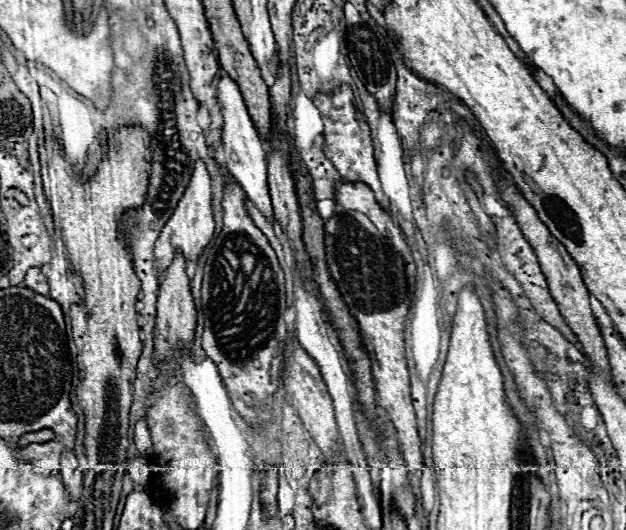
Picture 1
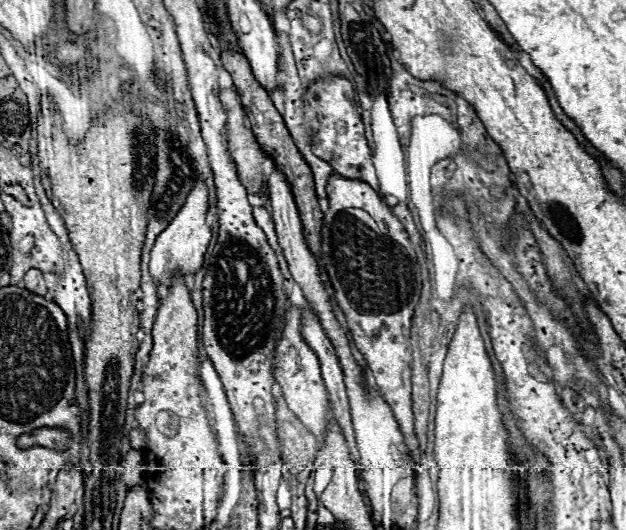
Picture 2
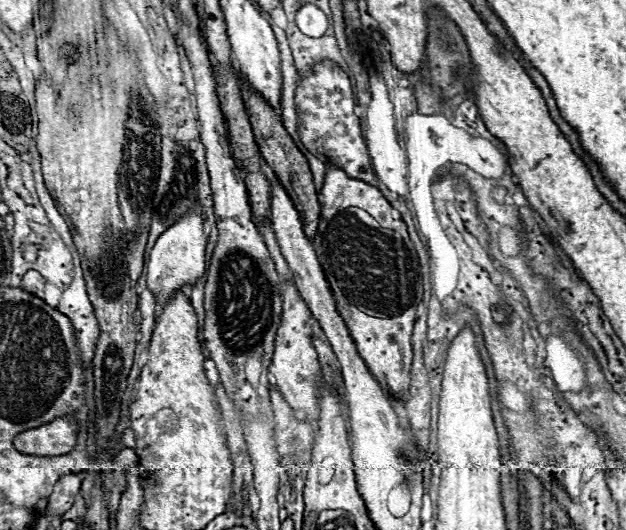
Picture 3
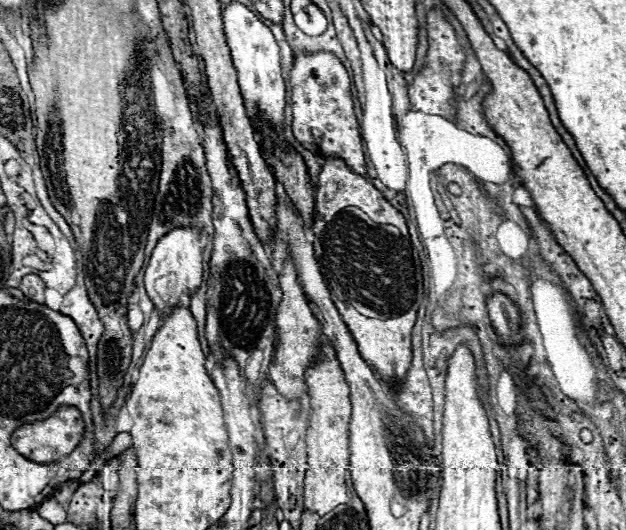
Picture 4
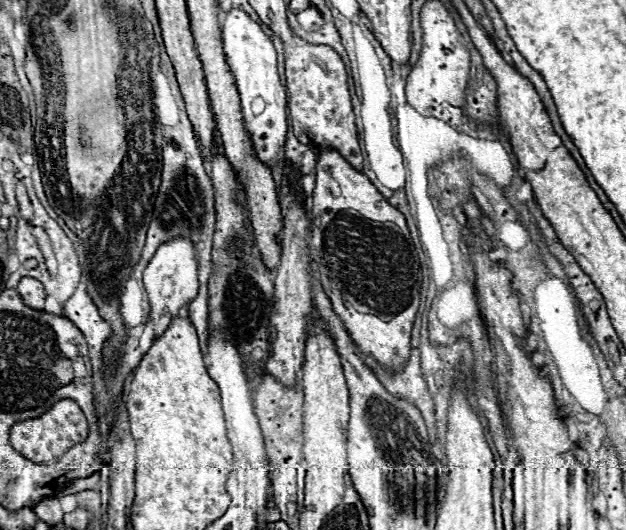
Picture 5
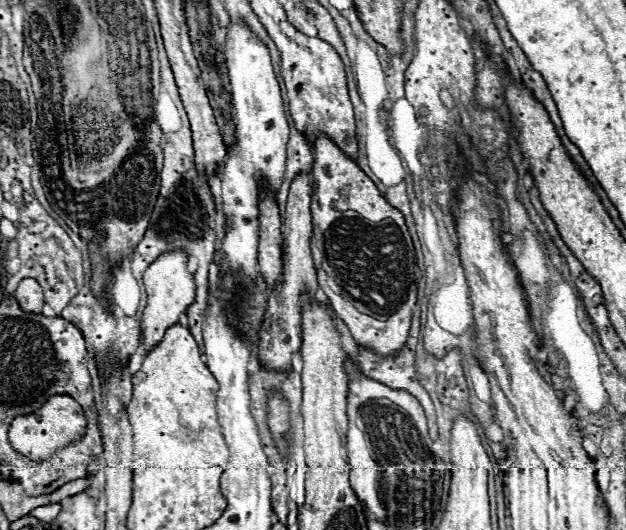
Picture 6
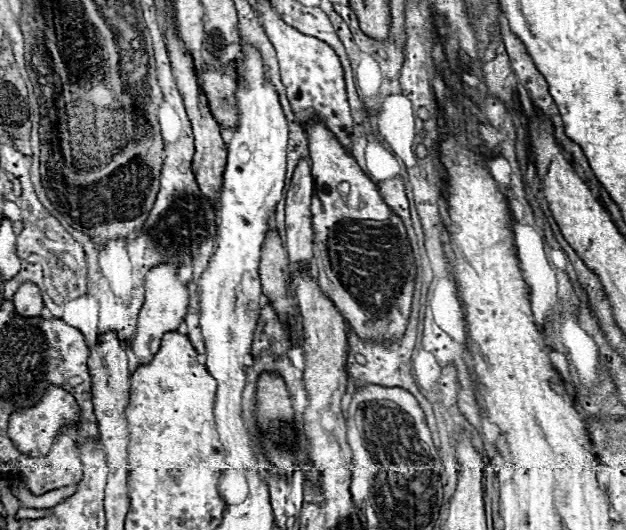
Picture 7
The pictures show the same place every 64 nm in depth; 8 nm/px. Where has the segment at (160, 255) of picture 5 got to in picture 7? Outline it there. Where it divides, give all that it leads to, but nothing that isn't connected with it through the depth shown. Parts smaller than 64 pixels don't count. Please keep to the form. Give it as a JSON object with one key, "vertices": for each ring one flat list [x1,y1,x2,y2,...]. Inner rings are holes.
{"vertices":[[160,264,152,268,146,276,146,302,138,314,136,336,132,338,132,352,138,358,138,368,148,366,152,356,160,348,160,340,166,332,172,332,180,326,186,316,188,308,188,290,186,284,178,280,178,266,176,264]]}

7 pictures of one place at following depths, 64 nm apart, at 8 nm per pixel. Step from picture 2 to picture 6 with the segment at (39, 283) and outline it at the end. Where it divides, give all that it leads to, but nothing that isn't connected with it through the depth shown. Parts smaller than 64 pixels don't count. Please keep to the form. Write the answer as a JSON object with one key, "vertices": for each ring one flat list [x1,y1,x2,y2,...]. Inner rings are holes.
{"vertices":[[24,278,18,284,14,296,16,296,16,300,18,300,18,304,20,304,20,308,24,312,36,312,36,314,42,312,44,296,42,296,42,288,40,288,40,284,36,280]]}

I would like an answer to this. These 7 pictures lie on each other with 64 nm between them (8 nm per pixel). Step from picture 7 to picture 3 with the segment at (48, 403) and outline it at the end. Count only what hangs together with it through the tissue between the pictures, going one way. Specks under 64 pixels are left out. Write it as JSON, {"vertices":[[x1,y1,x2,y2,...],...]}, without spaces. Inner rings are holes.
{"vertices":[[60,416,38,428,18,432,14,436,14,446,24,454,38,456,62,456,76,446,78,424,74,416]]}

